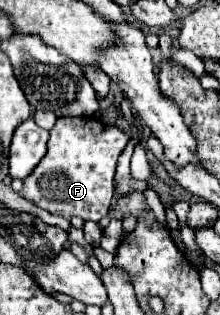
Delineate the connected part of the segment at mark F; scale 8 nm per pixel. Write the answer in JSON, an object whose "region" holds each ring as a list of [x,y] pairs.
{"region":[[[57,118],[49,138],[49,150],[37,164],[37,170],[23,180],[21,196],[49,214],[67,220],[73,216],[101,220],[111,208],[115,164],[127,142],[129,136],[119,126],[105,124],[99,118]]]}

